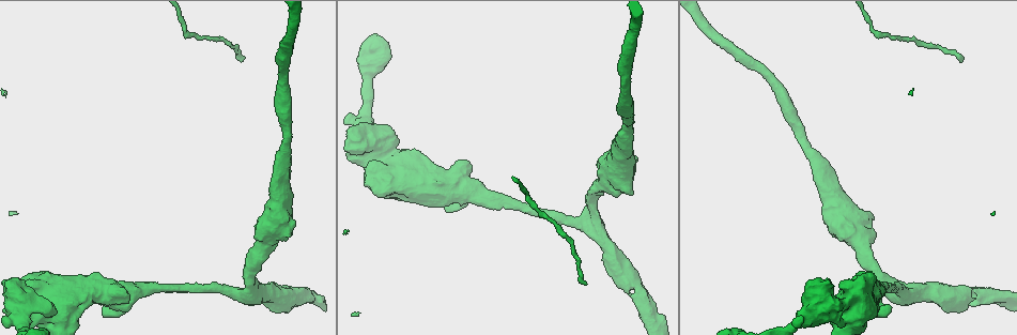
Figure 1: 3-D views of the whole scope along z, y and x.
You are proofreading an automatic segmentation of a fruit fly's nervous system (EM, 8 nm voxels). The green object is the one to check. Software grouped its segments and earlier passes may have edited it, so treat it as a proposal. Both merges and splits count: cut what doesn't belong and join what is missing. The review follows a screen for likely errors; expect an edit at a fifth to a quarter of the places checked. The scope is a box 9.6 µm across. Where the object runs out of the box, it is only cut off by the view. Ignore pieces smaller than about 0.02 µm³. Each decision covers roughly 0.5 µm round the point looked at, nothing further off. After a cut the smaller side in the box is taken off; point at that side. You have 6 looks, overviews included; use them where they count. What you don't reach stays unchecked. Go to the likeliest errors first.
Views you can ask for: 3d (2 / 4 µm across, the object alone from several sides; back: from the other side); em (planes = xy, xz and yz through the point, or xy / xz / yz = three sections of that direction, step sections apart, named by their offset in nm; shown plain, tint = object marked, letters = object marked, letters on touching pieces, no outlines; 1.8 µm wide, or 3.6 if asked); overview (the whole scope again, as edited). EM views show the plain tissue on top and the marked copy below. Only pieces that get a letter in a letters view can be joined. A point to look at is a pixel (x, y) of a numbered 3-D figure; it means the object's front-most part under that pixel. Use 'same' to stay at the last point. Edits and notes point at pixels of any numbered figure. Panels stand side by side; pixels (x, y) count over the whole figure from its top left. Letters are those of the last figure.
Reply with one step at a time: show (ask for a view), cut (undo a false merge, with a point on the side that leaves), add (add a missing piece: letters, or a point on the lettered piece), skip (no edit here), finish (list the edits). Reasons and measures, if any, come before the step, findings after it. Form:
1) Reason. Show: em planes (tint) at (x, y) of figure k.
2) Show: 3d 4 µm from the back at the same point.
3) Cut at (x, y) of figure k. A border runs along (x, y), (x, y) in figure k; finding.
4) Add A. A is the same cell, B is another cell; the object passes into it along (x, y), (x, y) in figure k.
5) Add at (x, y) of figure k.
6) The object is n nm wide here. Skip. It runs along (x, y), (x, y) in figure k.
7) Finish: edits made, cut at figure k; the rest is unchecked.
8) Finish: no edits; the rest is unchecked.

Thick turns thin. Show: 3d 4 µm at (130, 293) of figure 1.

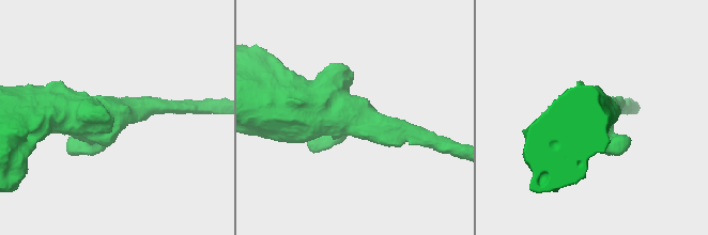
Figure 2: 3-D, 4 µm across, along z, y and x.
Show: em yz step 4 (tint) at (116, 114) of figure 2.

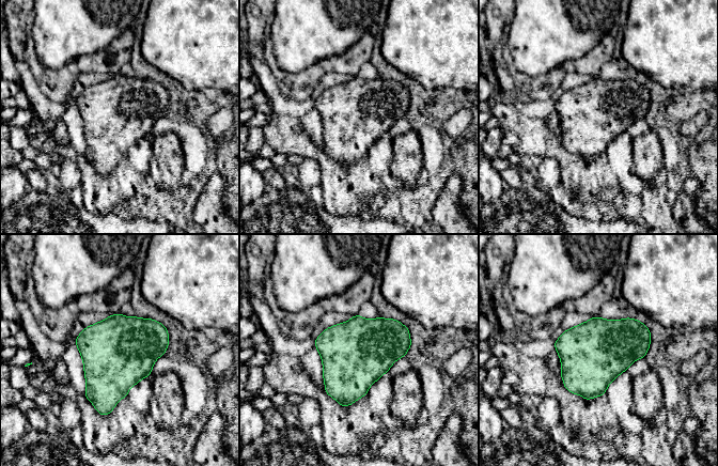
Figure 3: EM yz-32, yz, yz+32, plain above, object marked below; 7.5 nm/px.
Show: em xz step 4 (letters) at the same point.

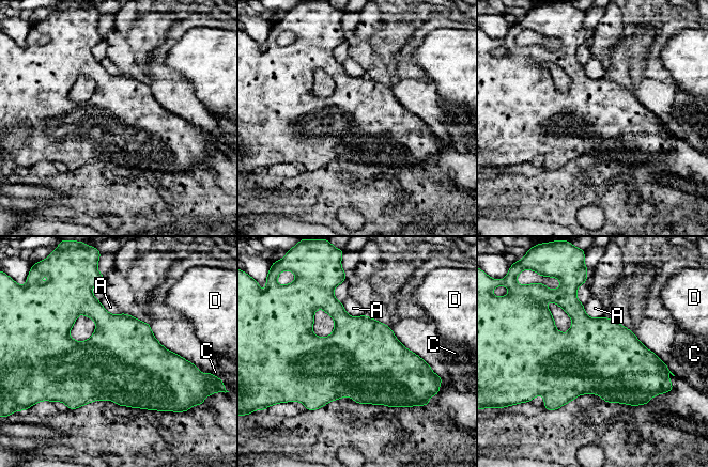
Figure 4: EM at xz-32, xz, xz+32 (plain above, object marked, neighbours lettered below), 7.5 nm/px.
Skip. A, C and D are other cells; a border runs along (341, 302), (349, 314), (365, 315) in figure 4; continuous, no second cell.

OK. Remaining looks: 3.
Sharp bend. Show: 3d 4 µm at (857, 300) of figure 1.

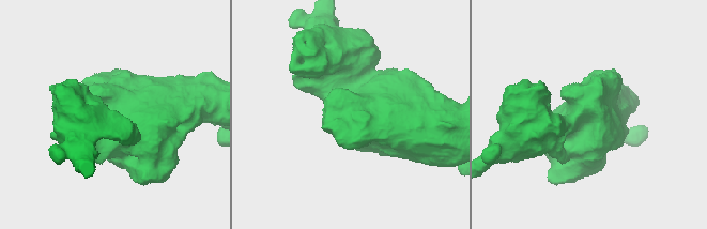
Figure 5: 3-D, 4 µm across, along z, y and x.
Show: em 3.6 µm planes (letters) at (127, 113) of figure 5.

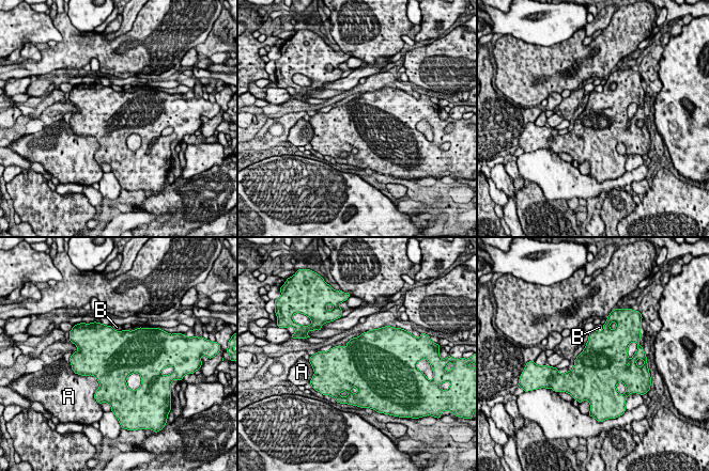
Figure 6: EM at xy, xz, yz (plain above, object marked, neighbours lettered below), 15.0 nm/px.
The object is 750 nm wide here. Skip. A and B are other cells; a border runs along (110, 325), (116, 330), (123, 330) in figure 6; all the same cell.

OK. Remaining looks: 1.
Finish: no edits; the rest is unchecked.

